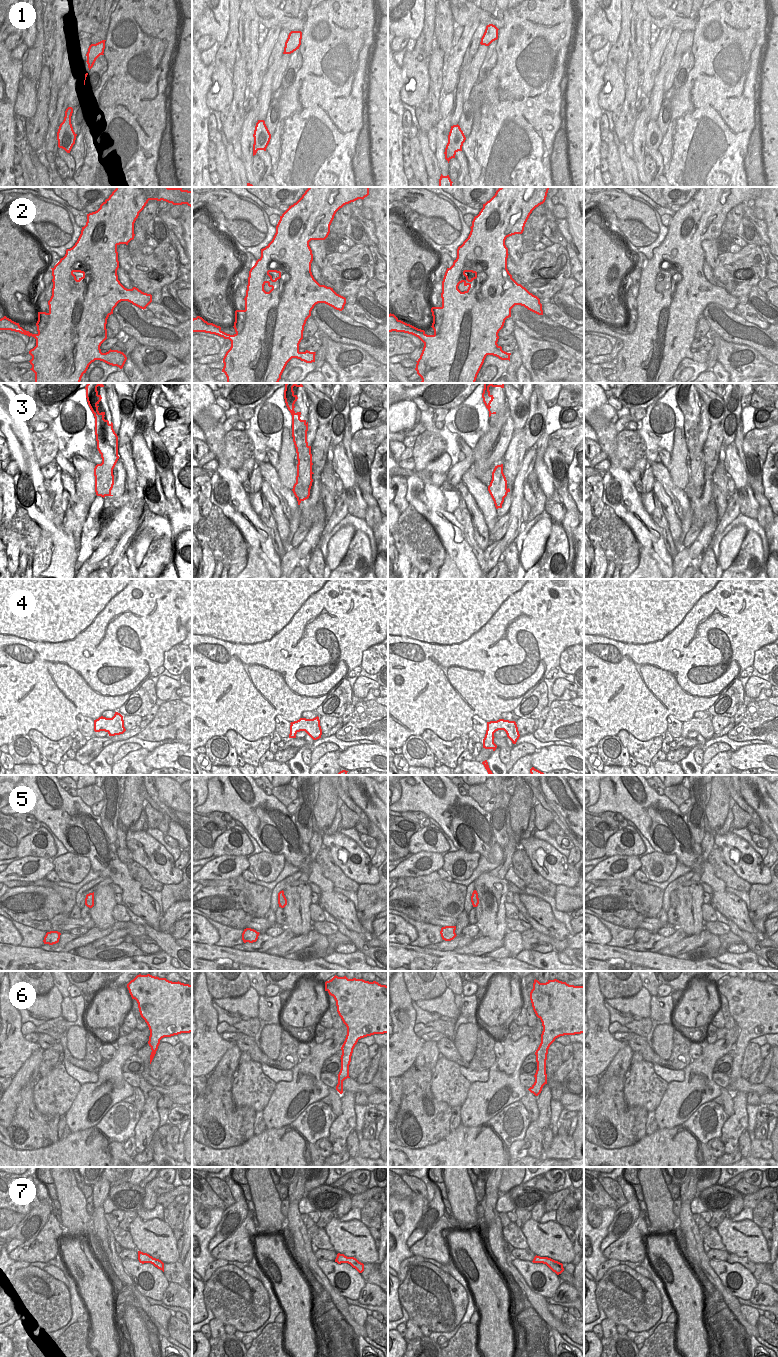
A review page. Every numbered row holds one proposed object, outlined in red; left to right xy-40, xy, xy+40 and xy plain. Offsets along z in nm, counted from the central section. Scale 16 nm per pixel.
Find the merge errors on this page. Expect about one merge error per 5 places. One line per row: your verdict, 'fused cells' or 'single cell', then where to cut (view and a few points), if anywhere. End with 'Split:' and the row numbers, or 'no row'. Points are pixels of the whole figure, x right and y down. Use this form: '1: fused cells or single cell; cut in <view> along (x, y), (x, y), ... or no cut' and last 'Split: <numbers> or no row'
1: single cell; no cut
2: single cell; no cut
3: fused cells; cut in xy along (298, 463), (298, 476), (302, 486), (299, 490), (306, 493)
4: single cell; no cut
5: single cell; no cut
6: single cell; no cut
7: single cell; no cut
Split: 3

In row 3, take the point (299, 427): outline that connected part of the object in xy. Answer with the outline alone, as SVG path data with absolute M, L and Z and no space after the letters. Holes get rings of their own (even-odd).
M286 383L284 390L284 399L288 410L292 415L292 437L296 448L297 460L299 464L299 477L302 480L301 493L307 493L312 486L312 454L311 446L307 442L308 422L301 420L301 412L294 411L294 404L298 397L294 394L293 387L303 387L302 383Z

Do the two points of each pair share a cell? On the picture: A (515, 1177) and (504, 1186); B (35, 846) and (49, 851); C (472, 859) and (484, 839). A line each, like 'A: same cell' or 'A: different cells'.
A: same cell
B: same cell
C: different cells

